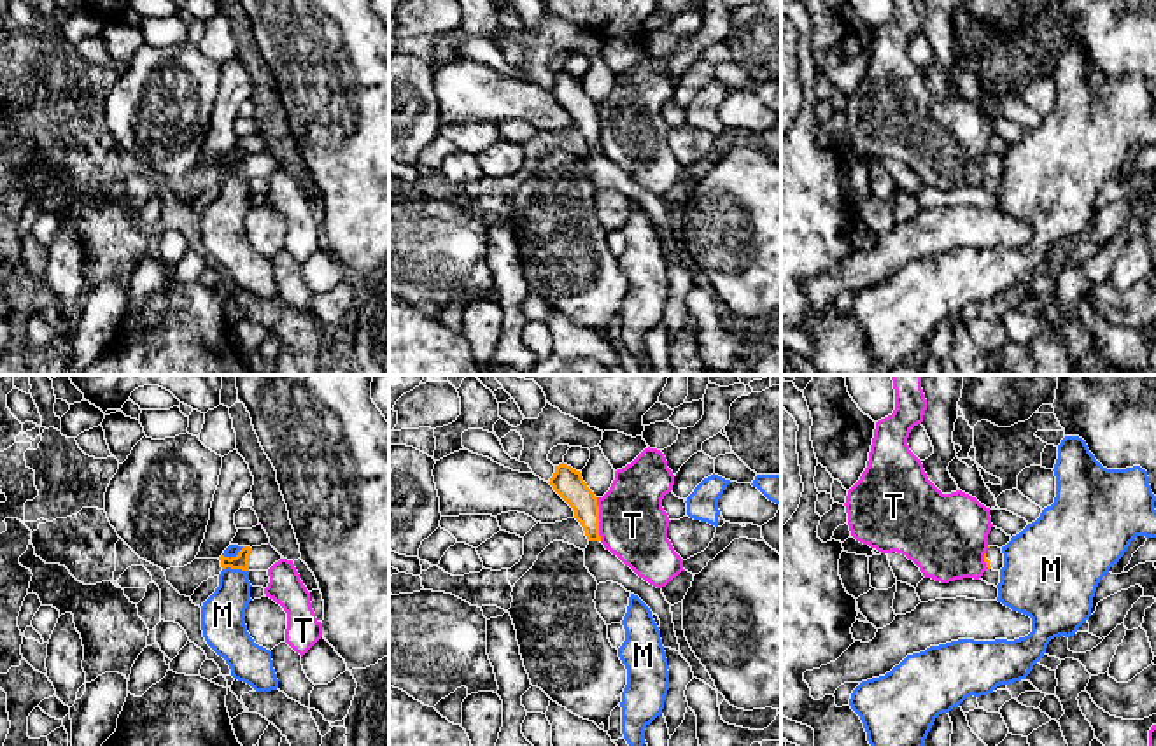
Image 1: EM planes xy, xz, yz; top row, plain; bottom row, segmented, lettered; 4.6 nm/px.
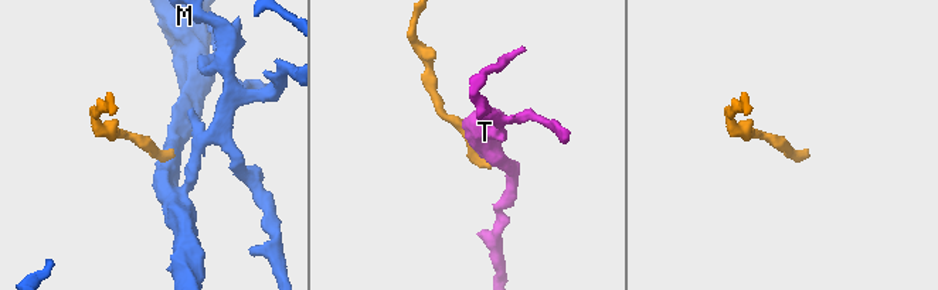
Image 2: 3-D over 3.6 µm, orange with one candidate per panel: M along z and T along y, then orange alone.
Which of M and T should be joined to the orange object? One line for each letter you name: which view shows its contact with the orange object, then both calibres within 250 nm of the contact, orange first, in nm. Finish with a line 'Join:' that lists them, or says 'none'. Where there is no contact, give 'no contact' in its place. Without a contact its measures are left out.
Join: none

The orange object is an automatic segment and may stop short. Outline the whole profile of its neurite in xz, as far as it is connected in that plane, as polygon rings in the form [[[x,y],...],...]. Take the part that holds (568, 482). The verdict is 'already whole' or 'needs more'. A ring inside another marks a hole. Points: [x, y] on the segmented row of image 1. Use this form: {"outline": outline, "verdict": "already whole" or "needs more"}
{"outline": [[[562,462],[555,466],[548,483],[573,508],[587,539],[601,541],[597,497],[583,482],[582,473]]], "verdict": "already whole"}

